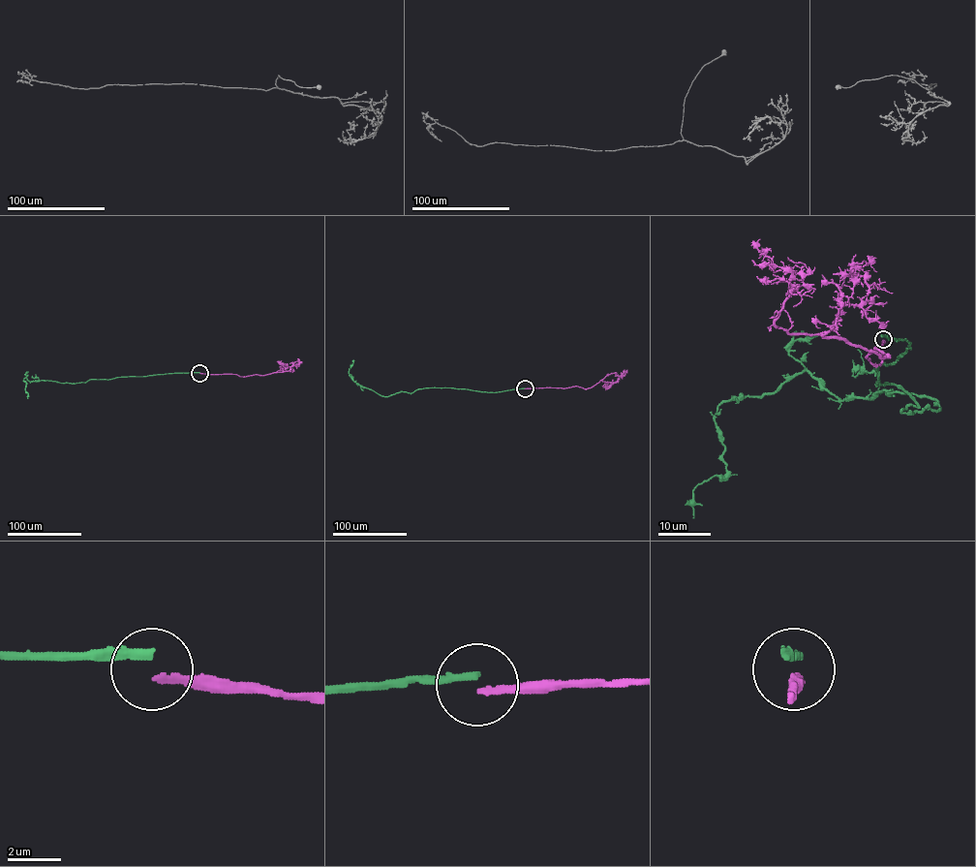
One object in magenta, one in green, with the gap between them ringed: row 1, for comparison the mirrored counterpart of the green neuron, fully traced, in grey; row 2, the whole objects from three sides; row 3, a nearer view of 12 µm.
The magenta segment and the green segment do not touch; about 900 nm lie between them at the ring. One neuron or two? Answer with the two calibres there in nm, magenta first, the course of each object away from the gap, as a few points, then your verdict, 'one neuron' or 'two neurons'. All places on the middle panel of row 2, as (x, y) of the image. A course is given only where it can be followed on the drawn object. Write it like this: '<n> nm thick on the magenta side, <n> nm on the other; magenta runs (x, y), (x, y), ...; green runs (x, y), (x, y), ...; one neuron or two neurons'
220 nm thick on the magenta side, 280 nm on the other; magenta runs (525, 388), (590, 388), (611, 373), (624, 375), (623, 371); green runs (525, 388), (488, 392), (431, 387), (381, 396), (350, 378), (352, 361); two neurons

